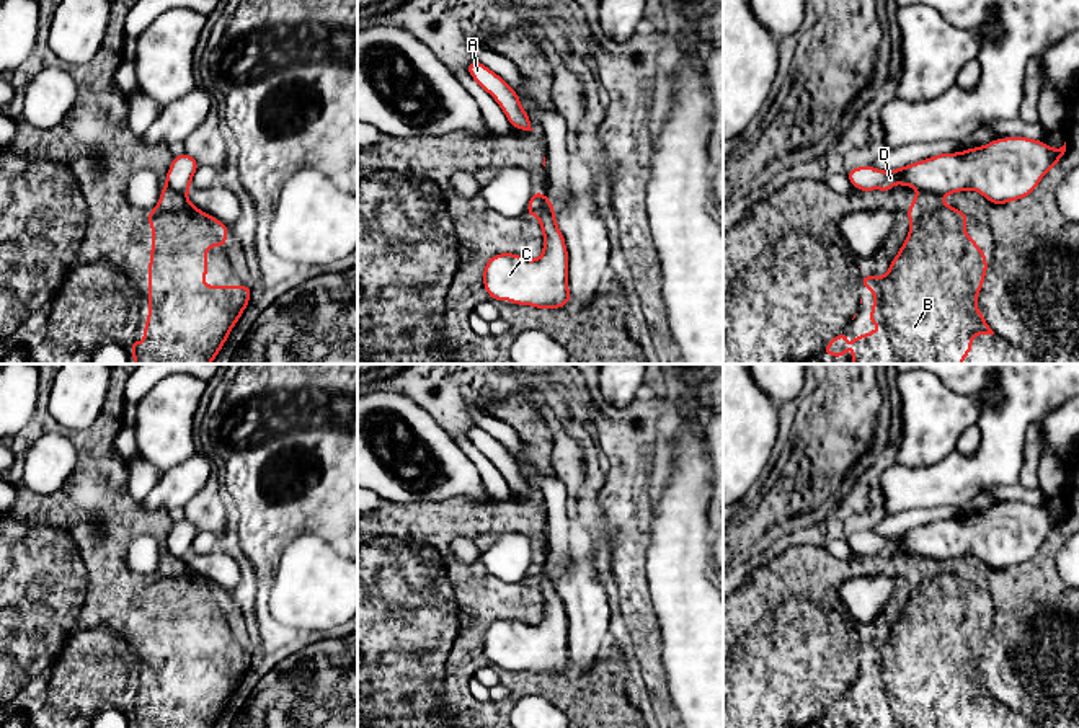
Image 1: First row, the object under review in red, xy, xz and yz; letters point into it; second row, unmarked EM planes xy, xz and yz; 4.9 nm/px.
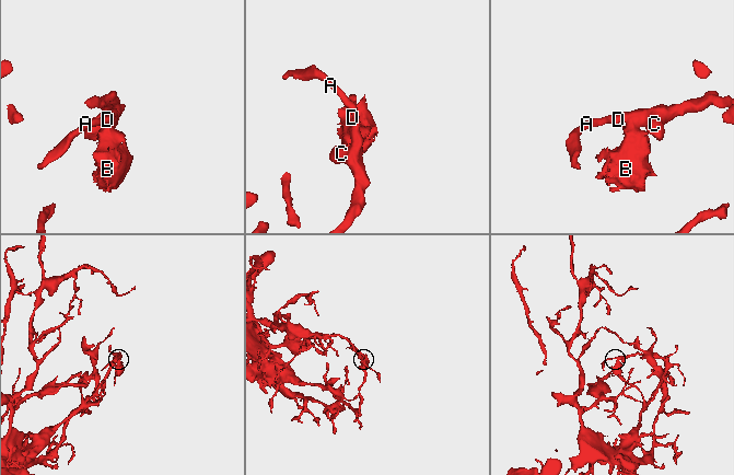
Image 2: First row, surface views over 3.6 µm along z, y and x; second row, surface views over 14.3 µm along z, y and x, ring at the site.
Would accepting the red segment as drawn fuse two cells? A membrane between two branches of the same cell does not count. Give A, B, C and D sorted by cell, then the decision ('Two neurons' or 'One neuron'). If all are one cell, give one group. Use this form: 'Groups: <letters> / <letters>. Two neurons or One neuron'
Groups: A C D / B. Two neurons

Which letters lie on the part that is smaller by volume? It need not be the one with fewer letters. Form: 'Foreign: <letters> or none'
Foreign: B

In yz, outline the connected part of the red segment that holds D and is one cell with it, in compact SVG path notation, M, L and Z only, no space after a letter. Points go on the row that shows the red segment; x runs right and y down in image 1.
M1006 137L965 152L940 153L891 171L881 171L872 165L865 165L846 175L859 191L881 189L890 193L893 184L899 183L901 186L932 191L940 198L973 189L981 193L991 204L1007 204L1032 194L1040 180L1063 158L1064 152L1066 142L1059 149L1050 149L1037 139Z

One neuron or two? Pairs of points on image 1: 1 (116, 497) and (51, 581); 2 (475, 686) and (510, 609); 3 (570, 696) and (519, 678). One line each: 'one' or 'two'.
1: one
2: two
3: one

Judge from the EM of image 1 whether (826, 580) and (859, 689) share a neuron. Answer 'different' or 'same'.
same

